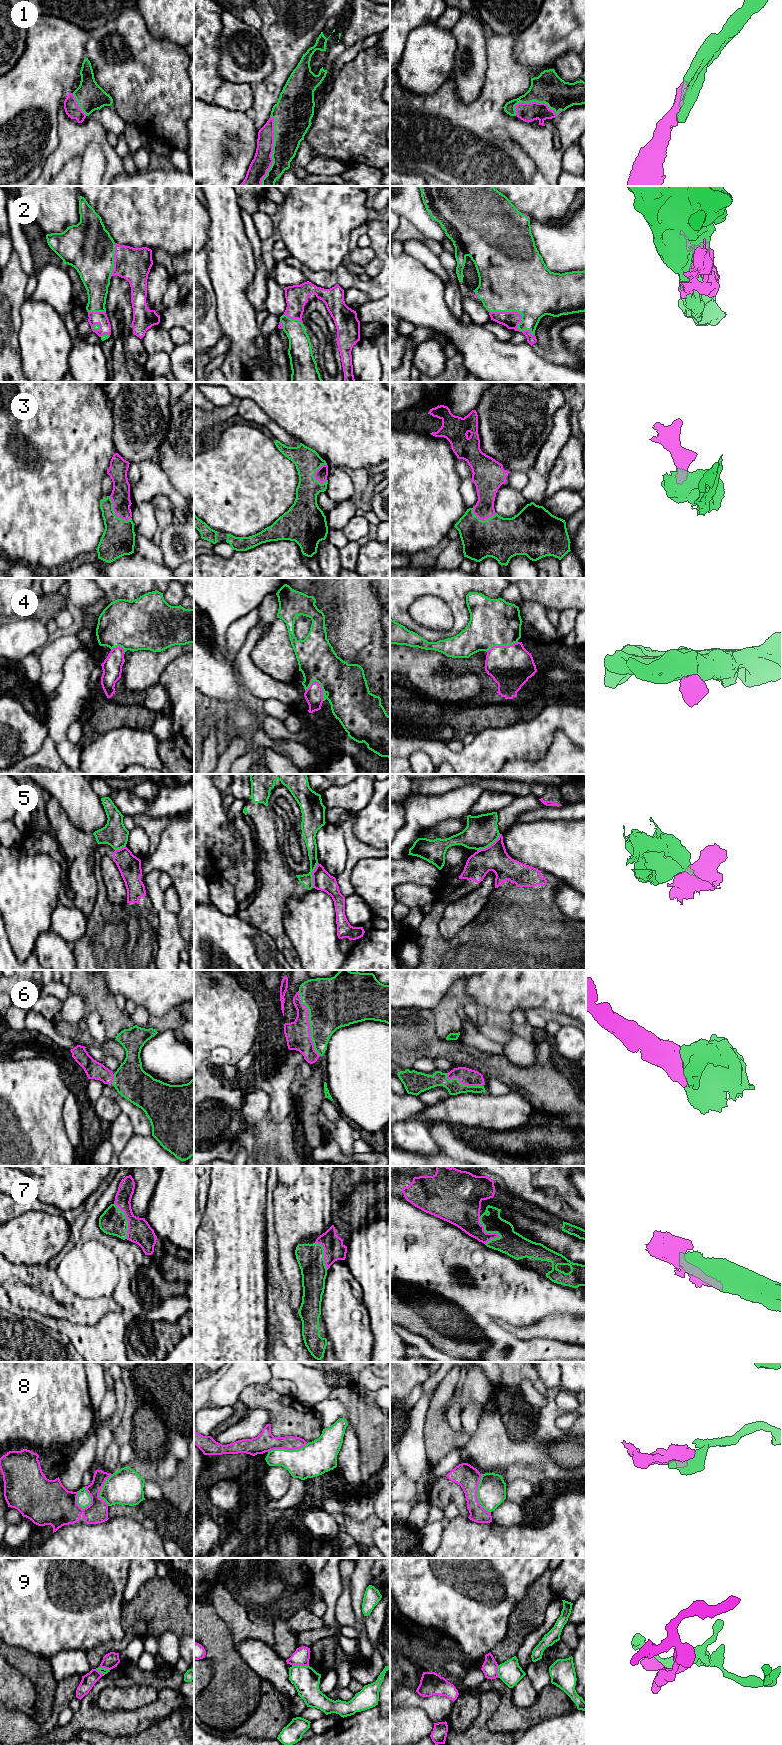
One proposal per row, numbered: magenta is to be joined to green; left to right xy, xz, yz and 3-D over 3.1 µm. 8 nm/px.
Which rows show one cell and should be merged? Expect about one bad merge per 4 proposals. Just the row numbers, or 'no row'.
1, 2, 3, 4, 6, 7

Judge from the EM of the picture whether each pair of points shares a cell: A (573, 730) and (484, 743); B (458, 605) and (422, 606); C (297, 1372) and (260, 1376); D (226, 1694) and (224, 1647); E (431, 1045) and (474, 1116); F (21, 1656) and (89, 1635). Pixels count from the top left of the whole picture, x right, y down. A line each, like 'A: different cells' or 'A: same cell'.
A: same cell
B: different cells
C: different cells
D: same cell
E: different cells
F: different cells

